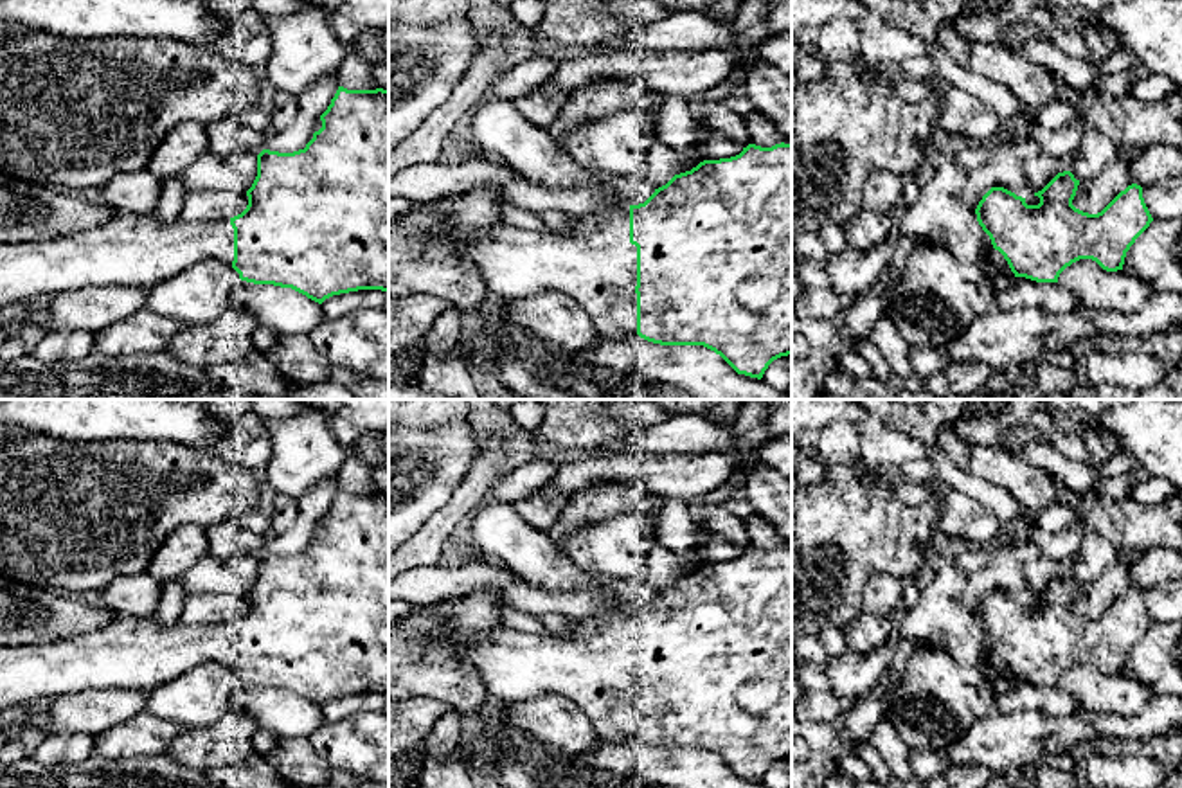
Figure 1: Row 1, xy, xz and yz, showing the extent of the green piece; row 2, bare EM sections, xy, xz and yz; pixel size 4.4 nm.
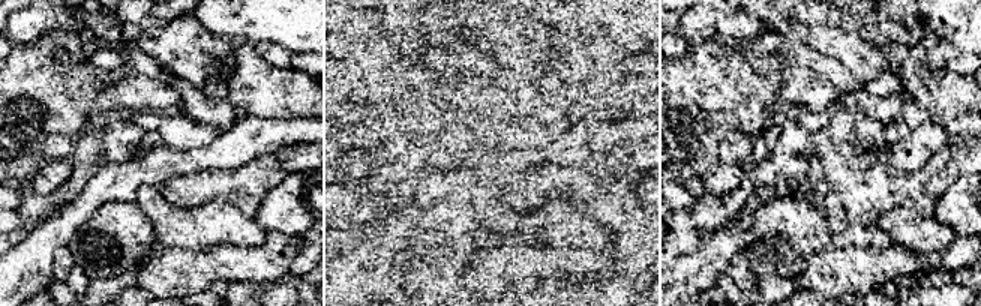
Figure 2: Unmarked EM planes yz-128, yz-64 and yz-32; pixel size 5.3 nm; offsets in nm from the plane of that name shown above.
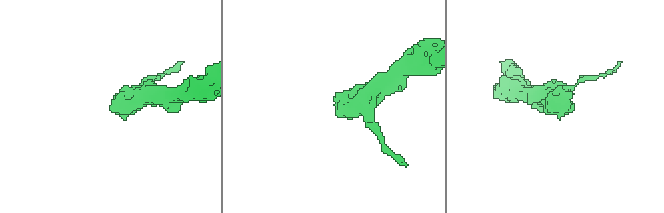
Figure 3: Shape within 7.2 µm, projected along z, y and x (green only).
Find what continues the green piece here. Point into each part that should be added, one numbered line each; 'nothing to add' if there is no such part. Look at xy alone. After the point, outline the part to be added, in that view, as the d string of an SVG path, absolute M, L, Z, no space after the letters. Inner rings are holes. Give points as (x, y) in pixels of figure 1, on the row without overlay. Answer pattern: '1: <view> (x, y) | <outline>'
1: xy (135, 653) | M119 617L74 639L0 648L0 712L83 691L148 693L207 660L232 667L230 622L162 626L153 617Z

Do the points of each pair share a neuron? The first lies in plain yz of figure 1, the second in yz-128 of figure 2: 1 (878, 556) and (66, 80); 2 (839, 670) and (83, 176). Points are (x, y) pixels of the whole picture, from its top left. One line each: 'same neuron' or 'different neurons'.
1: same neuron
2: same neuron

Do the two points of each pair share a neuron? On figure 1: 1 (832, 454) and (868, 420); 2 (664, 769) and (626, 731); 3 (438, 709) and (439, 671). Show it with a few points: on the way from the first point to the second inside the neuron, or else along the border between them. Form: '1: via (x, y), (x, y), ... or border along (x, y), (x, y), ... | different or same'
1: border along (855, 423), (859, 427) | different
2: border along (599, 736), (610, 742), (635, 738) | different
3: border along (407, 698), (434, 697), (452, 707) | different

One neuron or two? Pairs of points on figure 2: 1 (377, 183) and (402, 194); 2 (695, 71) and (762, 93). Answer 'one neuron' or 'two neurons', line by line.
1: two neurons
2: one neuron

